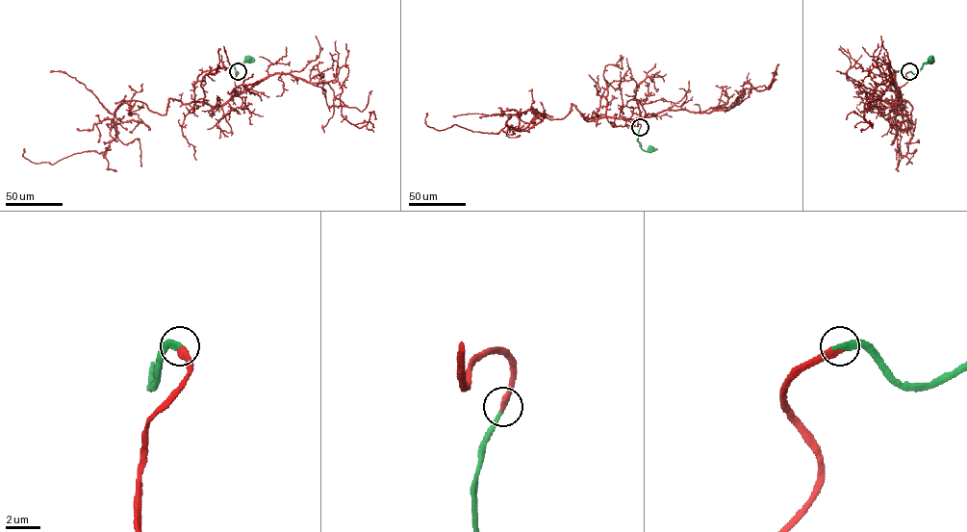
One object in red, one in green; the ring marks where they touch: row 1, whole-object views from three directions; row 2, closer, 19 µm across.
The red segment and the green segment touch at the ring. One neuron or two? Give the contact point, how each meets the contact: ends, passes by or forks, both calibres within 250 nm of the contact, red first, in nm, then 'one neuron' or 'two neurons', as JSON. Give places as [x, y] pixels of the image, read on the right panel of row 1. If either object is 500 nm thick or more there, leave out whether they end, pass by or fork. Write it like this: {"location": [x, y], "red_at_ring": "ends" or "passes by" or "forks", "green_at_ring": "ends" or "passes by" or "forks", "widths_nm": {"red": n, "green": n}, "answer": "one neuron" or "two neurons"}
{"location": [909, 71], "red_at_ring": "ends", "green_at_ring": "ends", "widths_nm": {"red": 420, "green": 340}, "answer": "one neuron"}

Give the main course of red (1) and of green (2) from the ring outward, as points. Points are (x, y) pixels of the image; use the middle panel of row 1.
1: (640, 127), (637, 117), (585, 118), (572, 104), (564, 118), (536, 114), (496, 134), (438, 130), (426, 113)
2: (640, 127), (637, 139), (639, 146), (645, 150), (650, 149)

